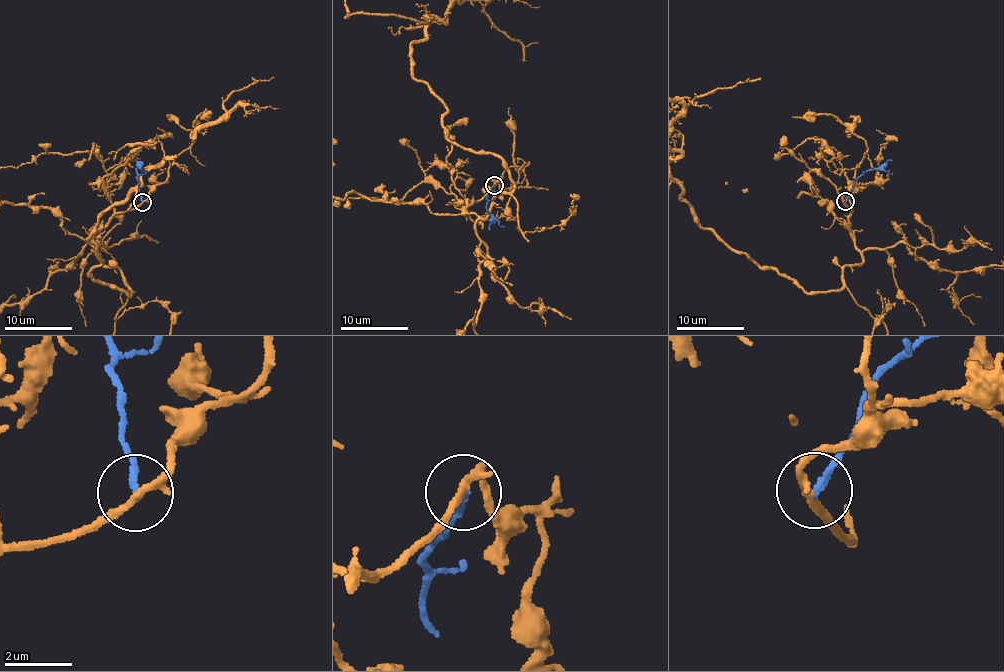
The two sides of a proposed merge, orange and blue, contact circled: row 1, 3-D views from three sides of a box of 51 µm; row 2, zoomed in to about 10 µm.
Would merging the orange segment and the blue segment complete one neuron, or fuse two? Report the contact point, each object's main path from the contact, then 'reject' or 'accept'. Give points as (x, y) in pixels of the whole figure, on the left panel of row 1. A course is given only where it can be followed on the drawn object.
at (142, 202); blue runs (142, 202), (135, 171), (139, 165), (134, 160); reject

